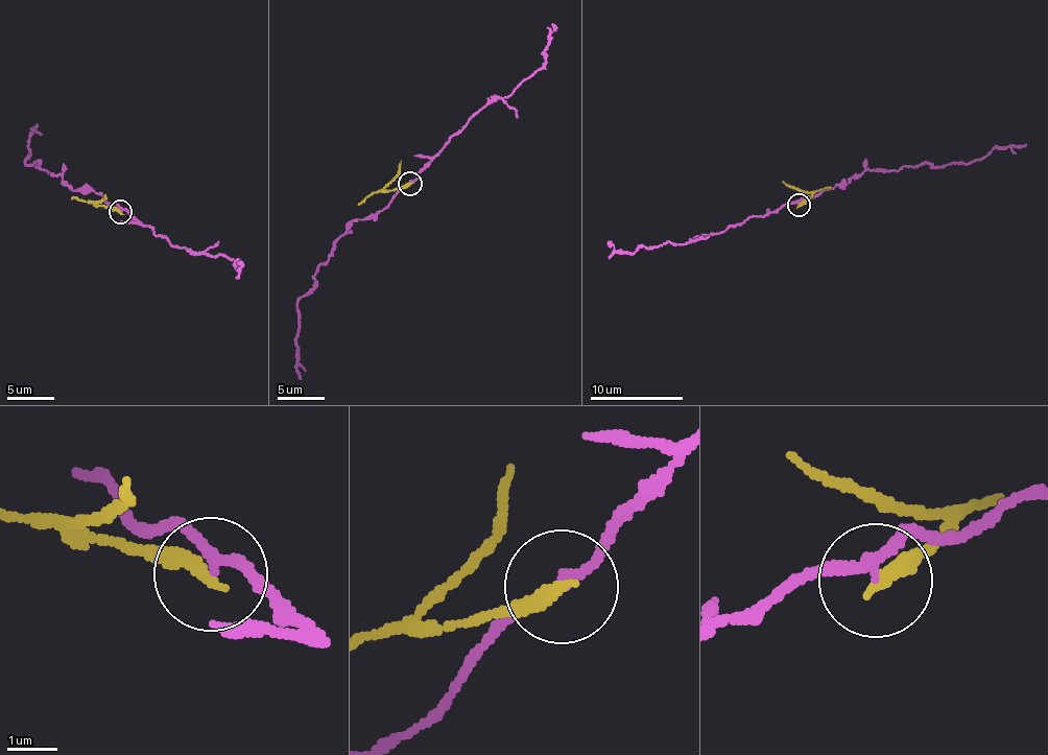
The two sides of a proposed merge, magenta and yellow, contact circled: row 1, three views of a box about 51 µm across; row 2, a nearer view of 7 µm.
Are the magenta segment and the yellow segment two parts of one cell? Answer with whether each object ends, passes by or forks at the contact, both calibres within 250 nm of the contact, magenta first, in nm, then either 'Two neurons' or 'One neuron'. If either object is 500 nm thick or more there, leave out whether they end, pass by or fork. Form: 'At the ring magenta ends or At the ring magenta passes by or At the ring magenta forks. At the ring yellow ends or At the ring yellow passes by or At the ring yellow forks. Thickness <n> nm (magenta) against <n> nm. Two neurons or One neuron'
At the ring magenta passes by. At the ring yellow ends. Thickness 180 nm (magenta) against 300 nm. Two neurons

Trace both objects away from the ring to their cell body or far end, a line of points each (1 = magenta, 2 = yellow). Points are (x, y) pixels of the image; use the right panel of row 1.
1: (798, 206), (803, 197), (861, 173), (971, 163), (995, 149), (1026, 144)
2: (798, 206), (810, 197), (809, 194), (782, 182)

